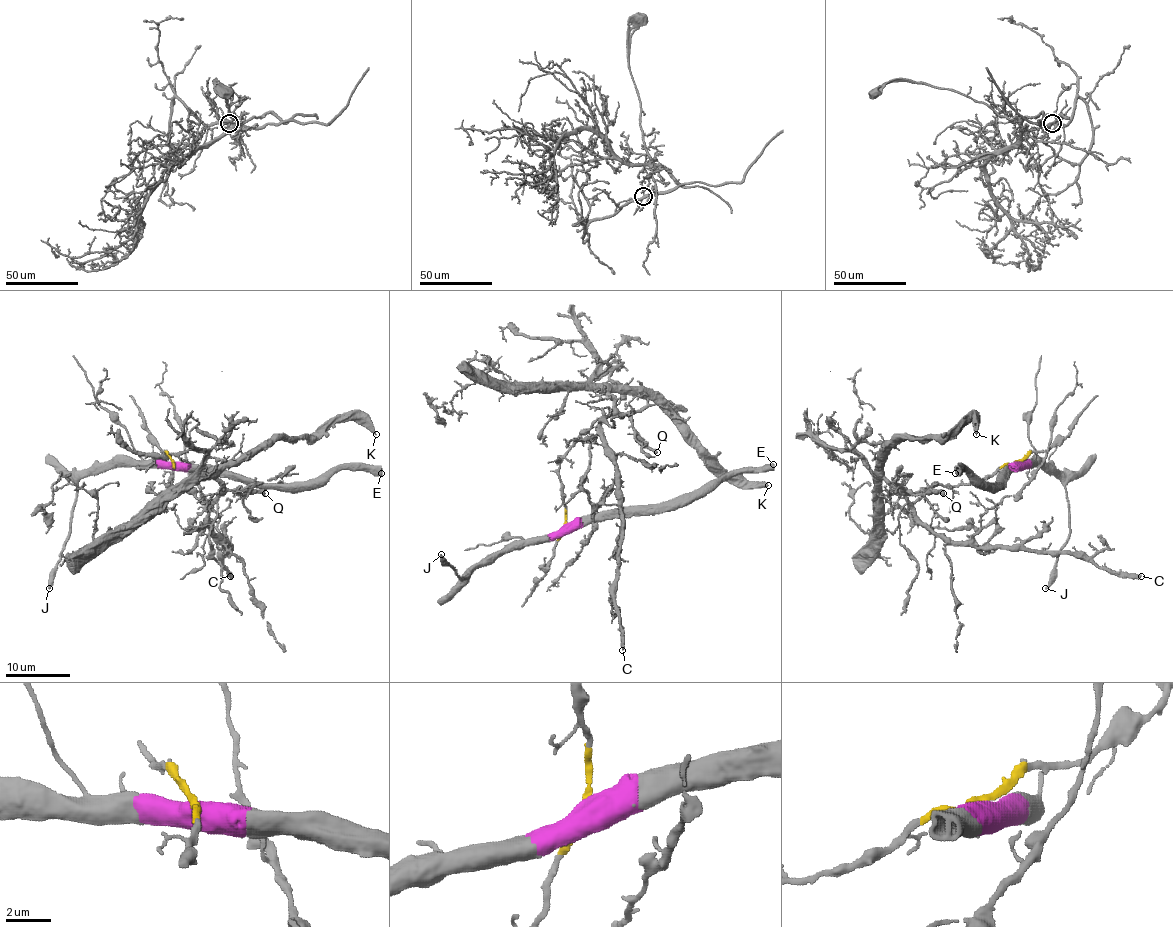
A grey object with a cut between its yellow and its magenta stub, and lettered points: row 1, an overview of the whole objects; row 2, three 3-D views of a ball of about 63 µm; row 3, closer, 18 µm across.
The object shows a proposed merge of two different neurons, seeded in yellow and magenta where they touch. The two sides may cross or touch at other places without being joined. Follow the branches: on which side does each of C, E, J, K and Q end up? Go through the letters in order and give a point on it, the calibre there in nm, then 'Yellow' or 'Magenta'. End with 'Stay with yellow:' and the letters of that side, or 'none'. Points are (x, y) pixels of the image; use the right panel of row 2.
C: Place: (1141, 576). Thickness 400 nm. Yellow
E: Place: (955, 473). Thickness 650 nm. Magenta
J: Place: (1045, 588). Thickness 260 nm. Magenta
K: Place: (976, 434). Thickness 360 nm. Yellow
Q: Place: (943, 493). Thickness 400 nm. Yellow
Stay with yellow: C, K, Q

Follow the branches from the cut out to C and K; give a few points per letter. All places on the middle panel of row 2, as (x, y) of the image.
C: (564, 526), (561, 457), (598, 419), (600, 436), (616, 461), (616, 483), (620, 488), (614, 599), (622, 650)
K: (564, 526), (561, 457), (612, 409), (609, 392), (646, 393), (730, 473), (768, 485)

